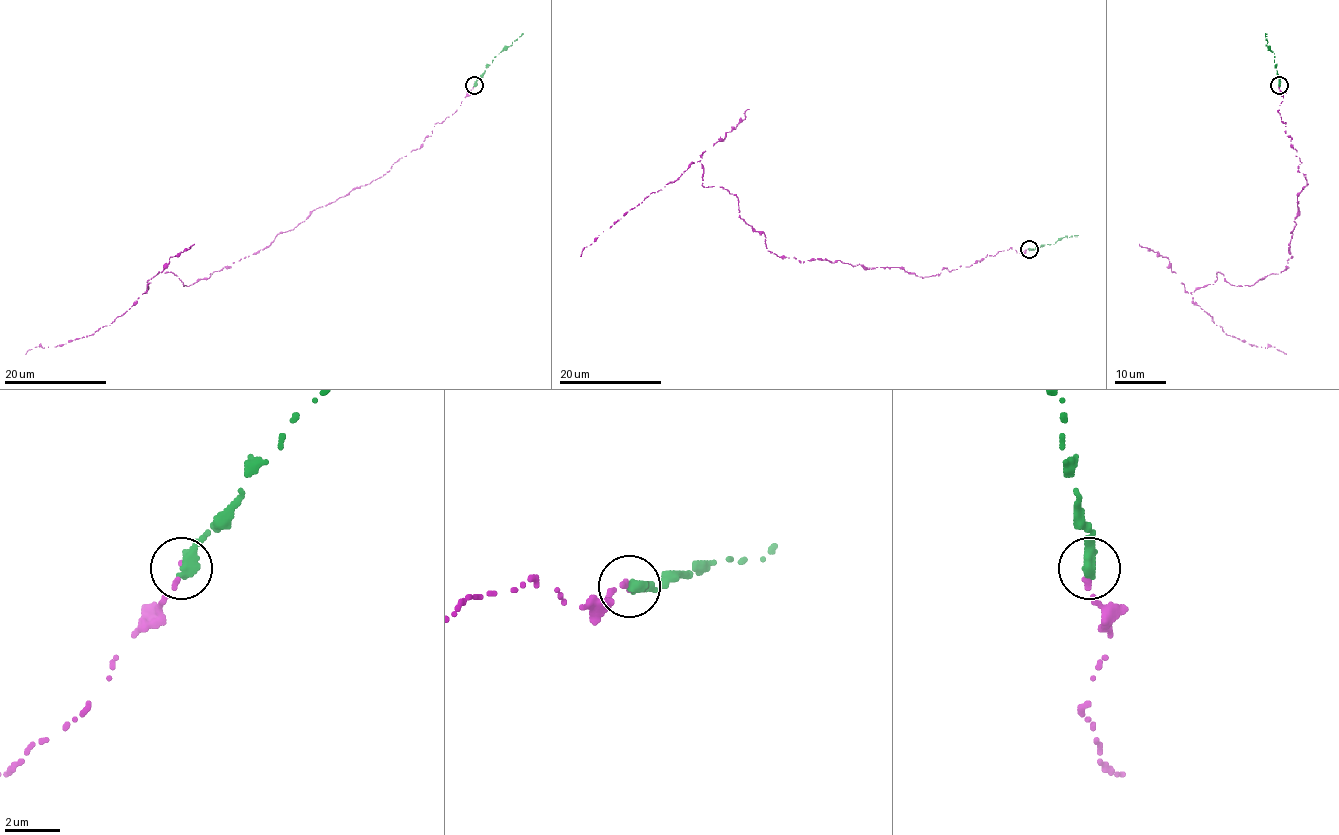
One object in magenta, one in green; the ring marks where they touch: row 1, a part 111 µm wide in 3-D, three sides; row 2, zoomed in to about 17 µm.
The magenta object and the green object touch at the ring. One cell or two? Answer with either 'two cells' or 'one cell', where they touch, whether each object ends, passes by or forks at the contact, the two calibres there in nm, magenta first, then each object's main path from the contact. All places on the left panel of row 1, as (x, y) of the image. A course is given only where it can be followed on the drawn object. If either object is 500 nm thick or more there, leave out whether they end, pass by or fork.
one cell | (474, 85) | magenta ends | green ends | 180/480 nm | magenta via (473, 84), (418, 149), (263, 250), (190, 285), (158, 273), (109, 325), (25, 354) | green via (473, 85), (495, 56), (522, 33)

